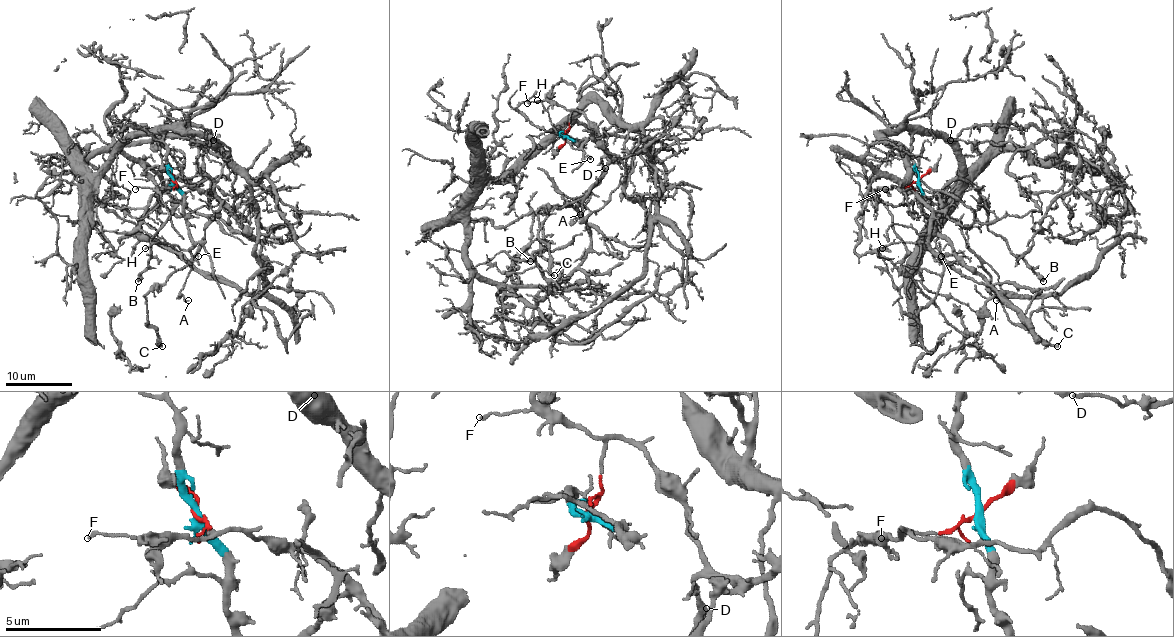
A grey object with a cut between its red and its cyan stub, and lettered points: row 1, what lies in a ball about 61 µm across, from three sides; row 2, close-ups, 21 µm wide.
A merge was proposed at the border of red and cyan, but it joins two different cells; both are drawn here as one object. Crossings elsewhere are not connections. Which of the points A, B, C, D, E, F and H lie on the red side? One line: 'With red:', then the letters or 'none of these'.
With red: A, B, C, F

